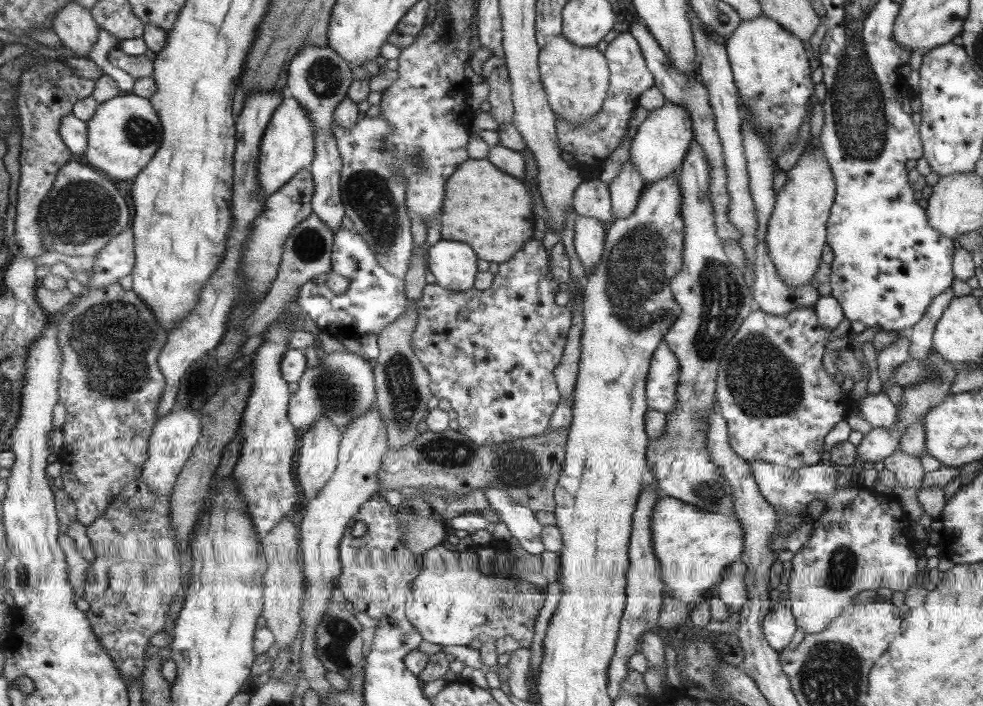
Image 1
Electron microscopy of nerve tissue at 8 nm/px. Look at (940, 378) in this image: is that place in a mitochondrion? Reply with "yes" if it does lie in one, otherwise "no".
yes

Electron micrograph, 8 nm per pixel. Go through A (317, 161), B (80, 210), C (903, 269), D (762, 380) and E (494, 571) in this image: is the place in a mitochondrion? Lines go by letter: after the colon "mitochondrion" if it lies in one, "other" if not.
A: other
B: mitochondrion
C: other
D: mitochondrion
E: other

